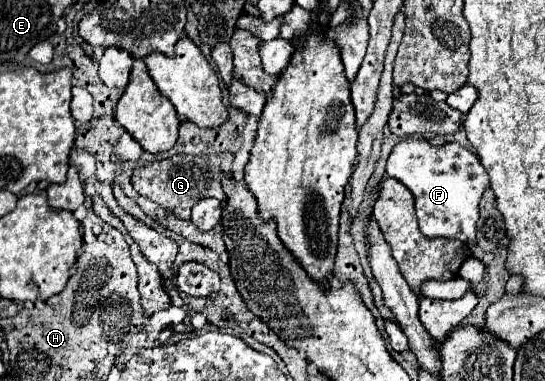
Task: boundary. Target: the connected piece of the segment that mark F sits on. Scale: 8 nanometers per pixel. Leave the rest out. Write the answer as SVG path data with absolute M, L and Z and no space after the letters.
M405 139L391 151L387 175L401 181L413 193L419 229L425 237L459 239L467 245L477 243L479 201L489 187L489 175L475 153L457 143L433 147L425 139Z

